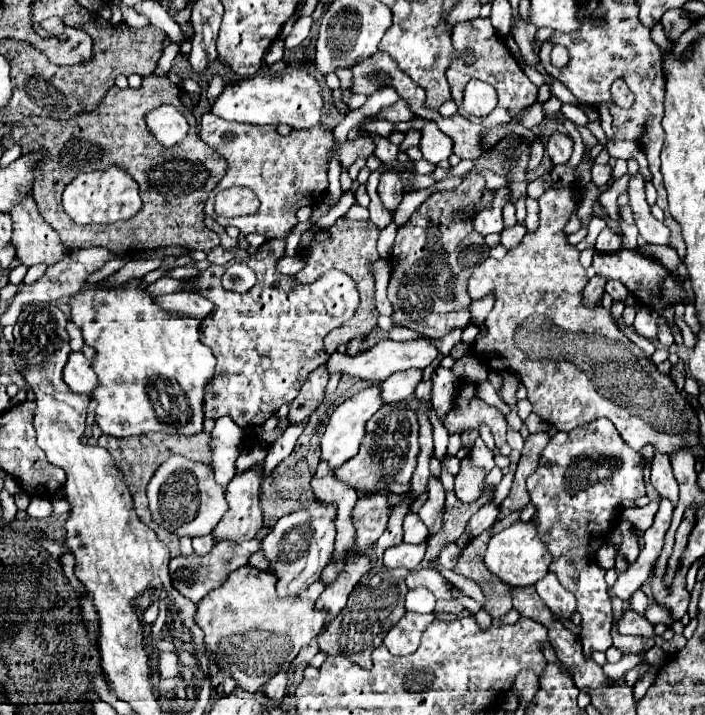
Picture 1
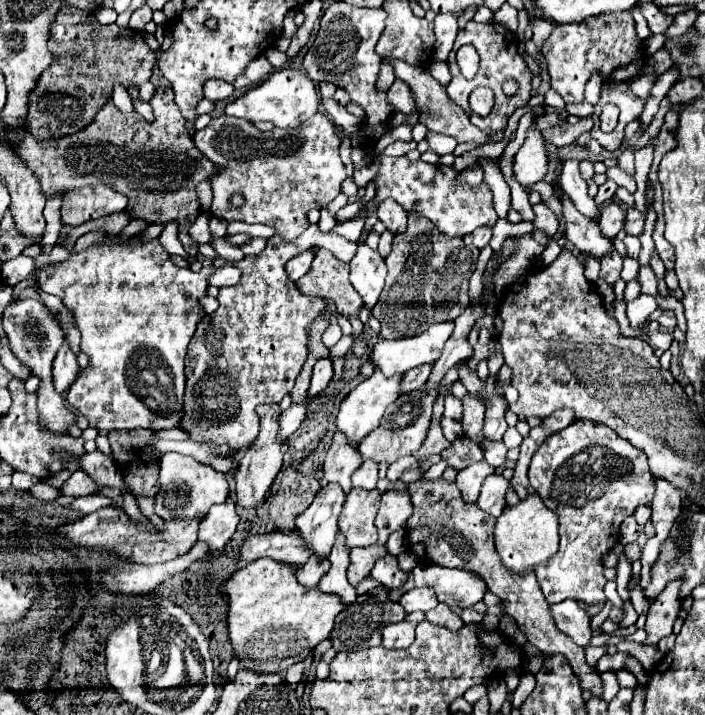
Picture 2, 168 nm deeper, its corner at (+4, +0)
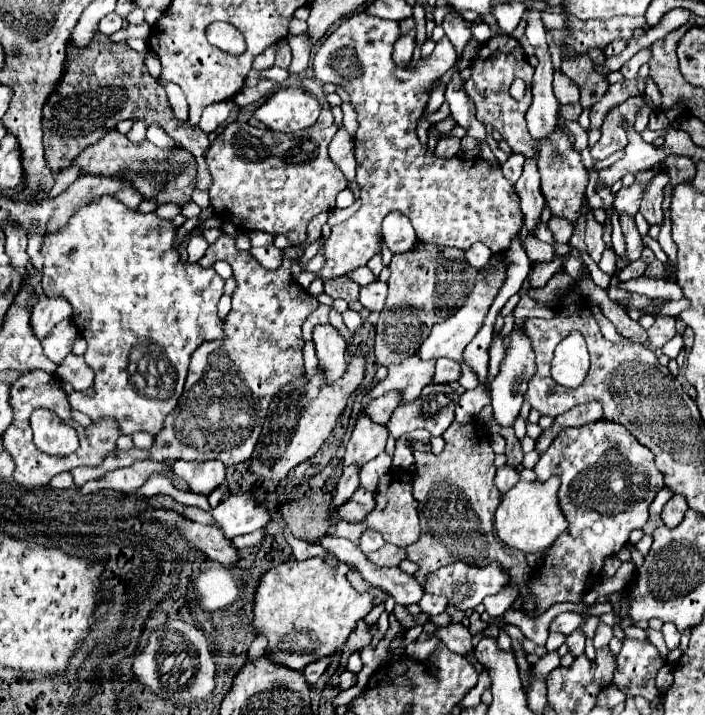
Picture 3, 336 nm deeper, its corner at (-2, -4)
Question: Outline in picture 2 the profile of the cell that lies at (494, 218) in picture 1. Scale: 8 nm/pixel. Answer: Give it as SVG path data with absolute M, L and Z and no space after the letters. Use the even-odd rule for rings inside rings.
M478 227L478 229L474 229L470 235L464 237L466 243L476 245L478 249L482 249L484 245L488 245L490 239L492 239L492 227Z

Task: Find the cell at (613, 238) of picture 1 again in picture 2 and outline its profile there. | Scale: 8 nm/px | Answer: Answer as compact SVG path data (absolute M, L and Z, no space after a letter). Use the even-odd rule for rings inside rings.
M616 203L608 205L602 209L602 217L598 221L602 235L606 235L606 239L614 239L618 235L618 231L624 227L624 213L620 211L620 207Z

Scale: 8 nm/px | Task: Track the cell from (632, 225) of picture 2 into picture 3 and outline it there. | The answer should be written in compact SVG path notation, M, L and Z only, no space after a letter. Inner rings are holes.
M620 215L619 222L620 227L622 227L622 233L626 237L626 255L628 255L630 261L636 261L642 255L644 243L642 243L642 239L638 235L636 225L634 225L634 217L632 215Z

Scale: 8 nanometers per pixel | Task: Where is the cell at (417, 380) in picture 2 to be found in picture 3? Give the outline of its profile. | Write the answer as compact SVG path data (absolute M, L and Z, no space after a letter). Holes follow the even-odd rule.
M438 359L436 361L436 375L434 375L434 383L452 383L458 381L462 375L460 369L460 361L452 361L452 359Z

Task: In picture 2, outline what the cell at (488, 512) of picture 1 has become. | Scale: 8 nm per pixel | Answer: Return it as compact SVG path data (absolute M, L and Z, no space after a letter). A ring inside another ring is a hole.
M490 475L480 491L480 497L476 501L476 505L486 511L486 515L490 517L498 517L504 507L506 507L506 491L508 491L508 481L502 475Z

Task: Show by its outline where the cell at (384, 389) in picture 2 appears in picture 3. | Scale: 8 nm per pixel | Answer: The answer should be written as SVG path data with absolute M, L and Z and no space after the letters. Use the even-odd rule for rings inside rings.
M412 355L408 359L404 359L400 365L390 365L388 367L388 377L384 381L380 381L364 399L362 399L362 407L366 407L370 403L370 399L376 399L380 395L384 395L386 391L398 389L402 393L402 401L410 403L414 401L420 391L432 383L432 375L434 375L434 367L436 361L424 361L420 359L420 355Z

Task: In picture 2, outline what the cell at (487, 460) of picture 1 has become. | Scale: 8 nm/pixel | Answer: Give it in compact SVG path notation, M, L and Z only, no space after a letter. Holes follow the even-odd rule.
M470 393L462 399L464 403L464 419L462 419L462 427L464 433L474 439L474 443L482 443L484 435L482 435L482 425L484 425L484 405L472 397Z

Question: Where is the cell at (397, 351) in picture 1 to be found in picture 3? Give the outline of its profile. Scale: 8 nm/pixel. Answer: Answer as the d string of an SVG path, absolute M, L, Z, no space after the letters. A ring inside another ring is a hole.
M500 257L496 263L486 263L484 269L478 271L476 275L476 283L472 289L472 295L468 295L464 307L460 307L460 311L452 317L448 317L444 323L438 323L436 327L432 327L432 333L428 335L428 339L422 343L420 349L420 357L422 359L440 359L440 357L450 357L450 359L460 359L462 375L458 382L466 390L474 389L478 385L478 377L472 373L472 370L463 358L464 347L474 339L474 335L480 331L480 327L484 325L484 317L492 305L492 301L496 299L500 287L506 281L506 259Z

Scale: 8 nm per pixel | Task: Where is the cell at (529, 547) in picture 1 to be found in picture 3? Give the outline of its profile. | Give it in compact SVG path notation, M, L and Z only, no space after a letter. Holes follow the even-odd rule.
M552 475L548 481L518 481L508 493L504 493L498 509L496 509L496 531L498 537L524 553L536 553L546 547L550 547L556 537L568 527L564 513L560 511L558 505L558 487L560 487L560 477Z

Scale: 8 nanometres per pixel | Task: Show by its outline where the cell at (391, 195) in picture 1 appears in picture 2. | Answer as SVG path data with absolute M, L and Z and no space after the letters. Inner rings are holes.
M384 199L378 205L378 219L390 229L392 233L402 233L406 229L406 211L394 203L394 199Z

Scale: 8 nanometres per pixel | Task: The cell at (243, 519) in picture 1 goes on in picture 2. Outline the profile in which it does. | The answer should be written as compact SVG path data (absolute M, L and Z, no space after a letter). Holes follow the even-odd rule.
M262 405L258 407L258 415L260 415L260 433L256 437L256 441L248 447L246 455L240 459L234 481L236 481L236 505L244 507L244 509L252 509L256 507L264 495L270 491L272 481L276 477L276 473L282 467L282 443L276 441L276 431L278 431L278 415L280 415L280 407L278 405Z

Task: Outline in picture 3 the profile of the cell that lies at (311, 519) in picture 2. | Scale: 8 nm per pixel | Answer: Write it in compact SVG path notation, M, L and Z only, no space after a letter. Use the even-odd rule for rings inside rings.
M356 463L348 465L338 481L338 487L336 487L336 495L334 495L334 501L332 501L332 509L338 509L342 503L346 503L352 493L358 489L360 481L356 479L360 475L360 467L356 467Z

